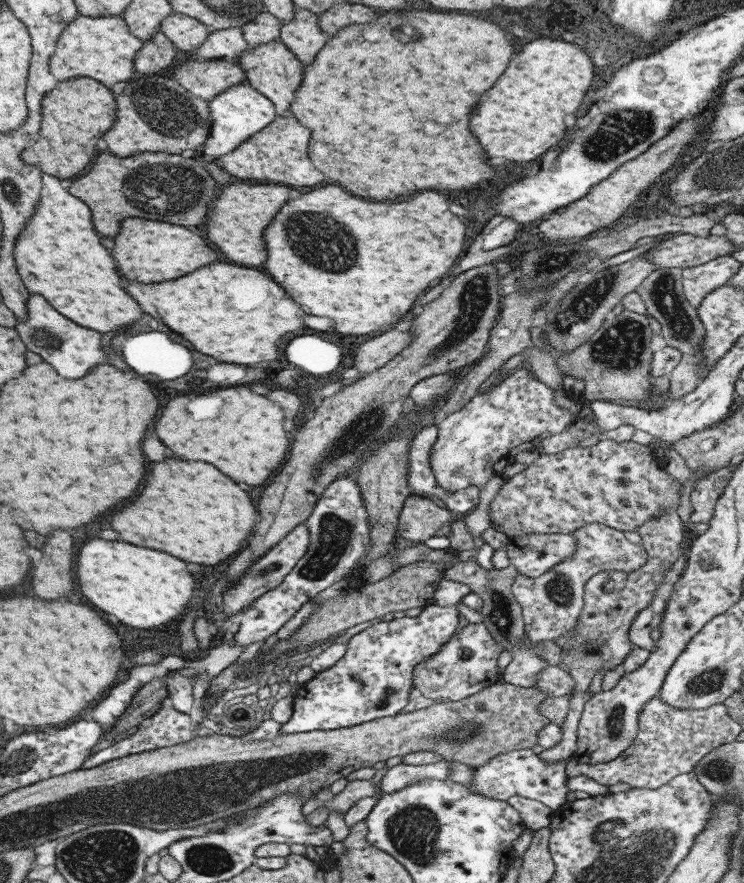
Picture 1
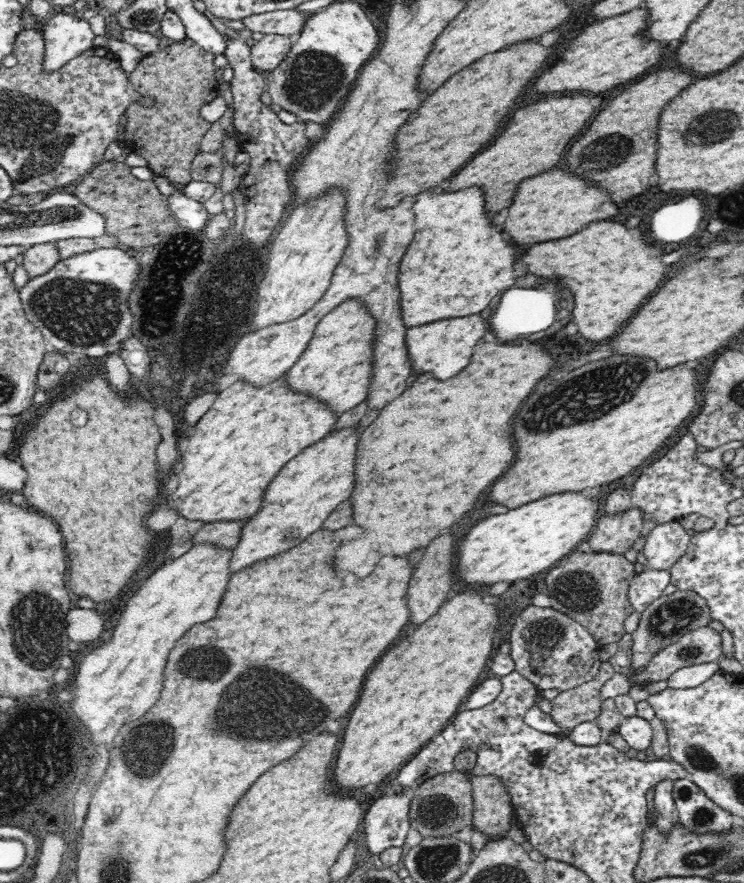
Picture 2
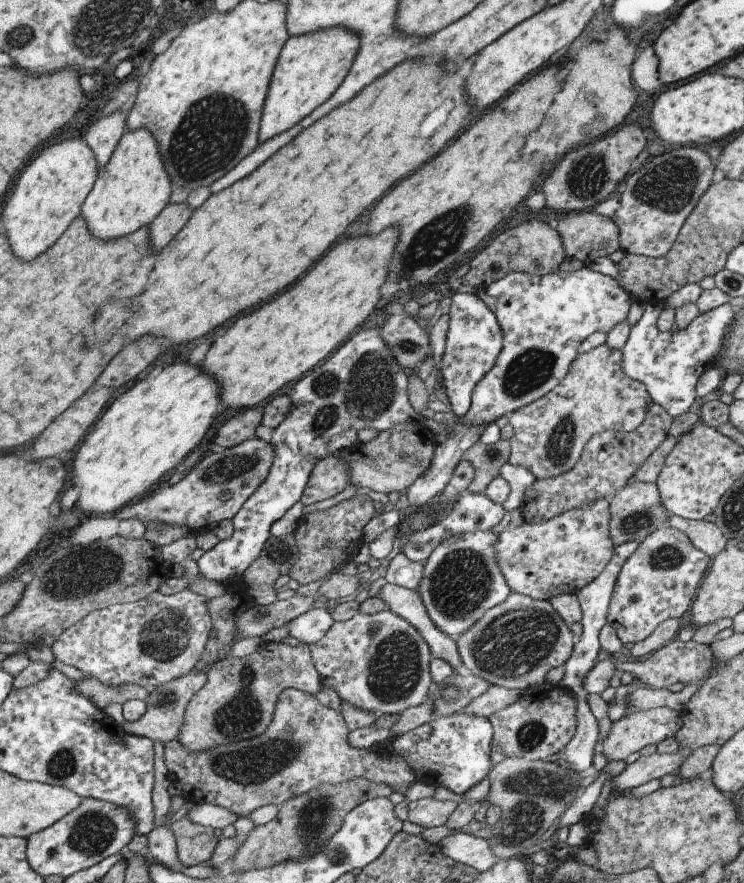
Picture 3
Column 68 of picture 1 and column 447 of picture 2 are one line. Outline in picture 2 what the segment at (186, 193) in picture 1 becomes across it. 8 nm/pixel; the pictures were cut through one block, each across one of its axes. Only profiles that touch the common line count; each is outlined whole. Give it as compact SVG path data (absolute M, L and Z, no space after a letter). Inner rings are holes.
M574 94L572 98L552 96L546 102L536 102L516 110L504 130L500 130L500 134L492 142L485 144L484 150L480 149L480 154L476 154L456 176L451 176L437 190L449 193L464 190L468 186L480 186L486 194L488 212L508 208L522 178L542 174L560 162L562 152L568 148L568 144L588 126L596 110L600 110L592 102L594 100L584 94Z

